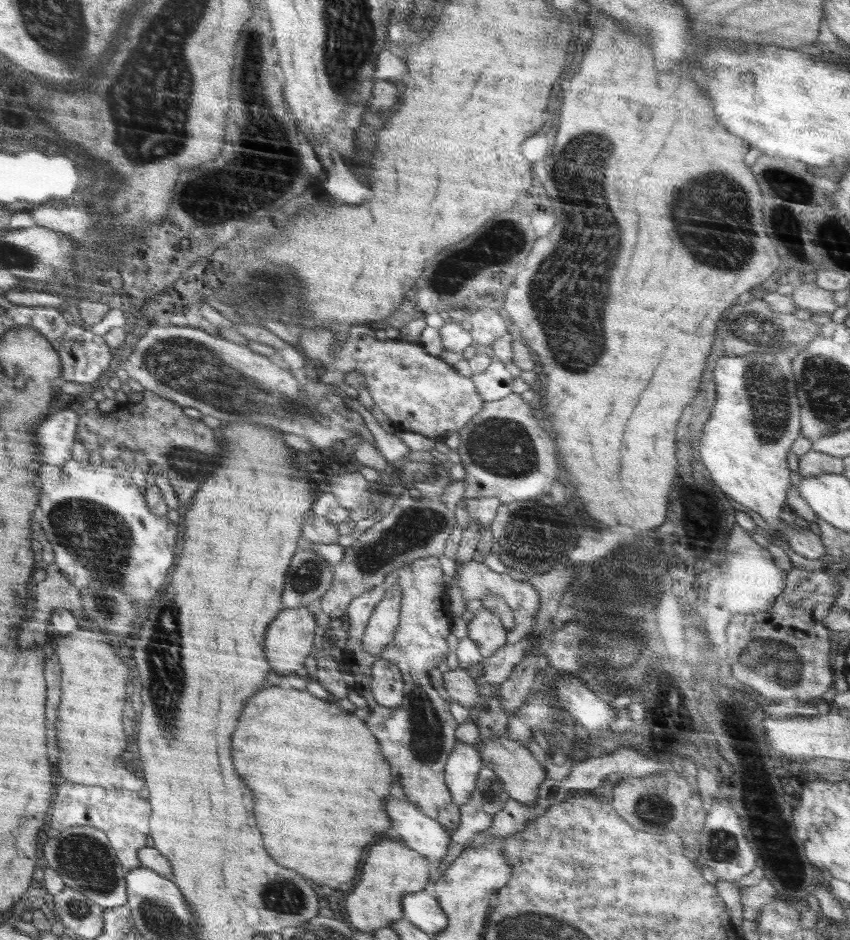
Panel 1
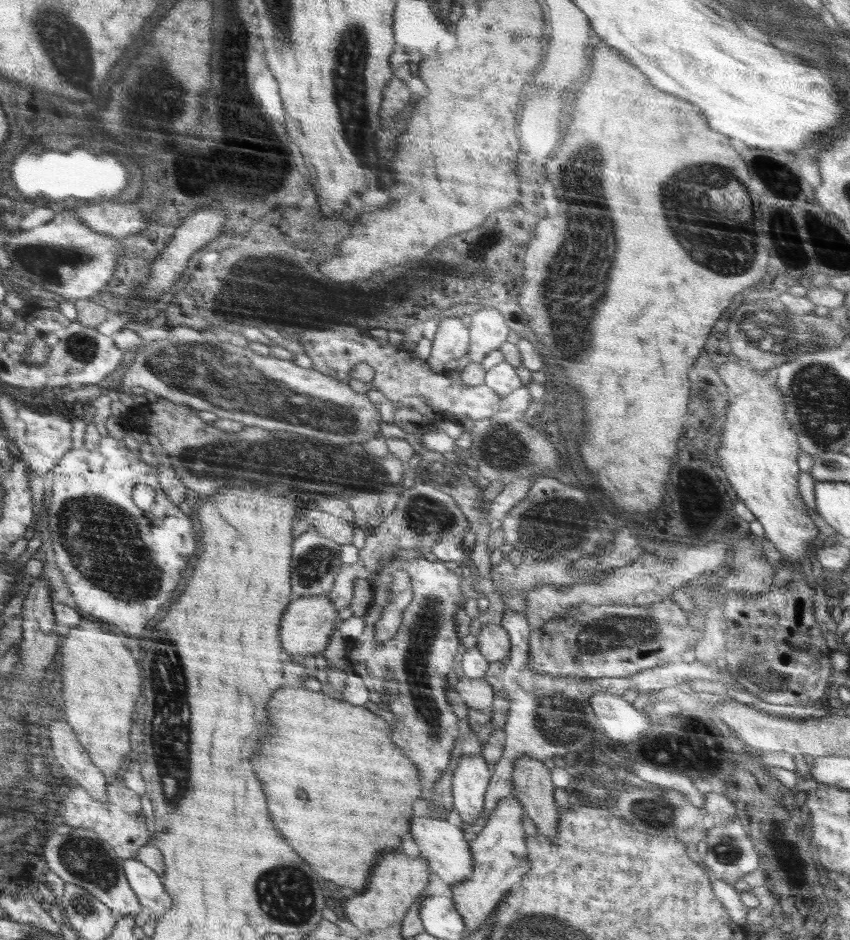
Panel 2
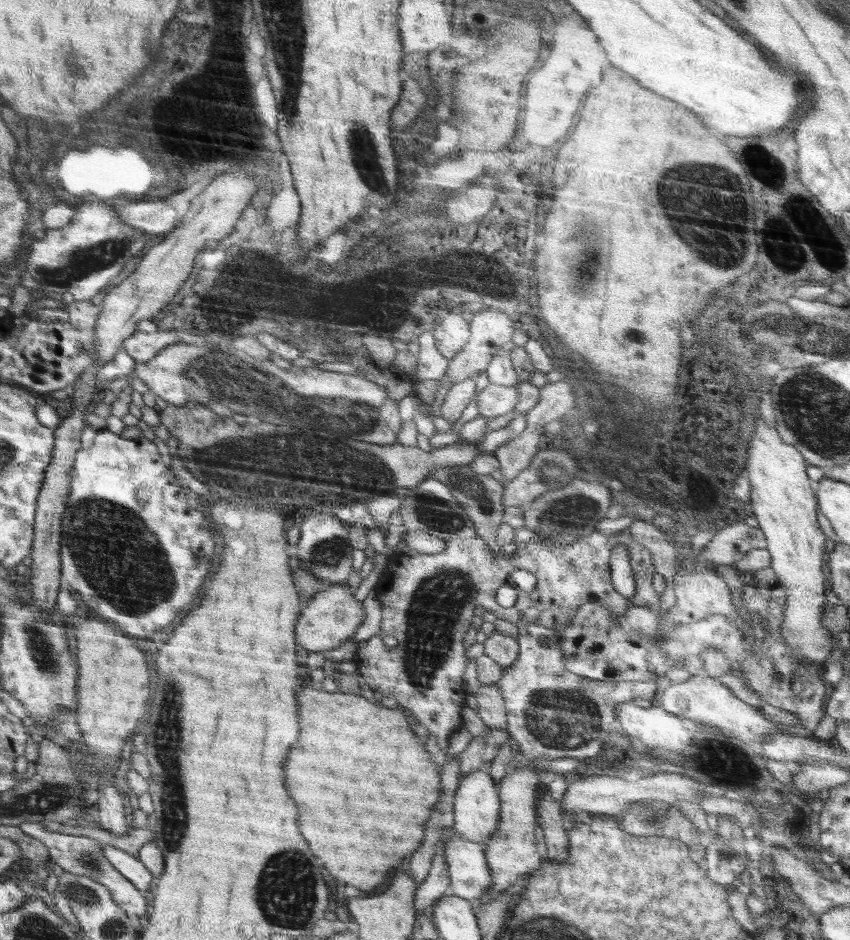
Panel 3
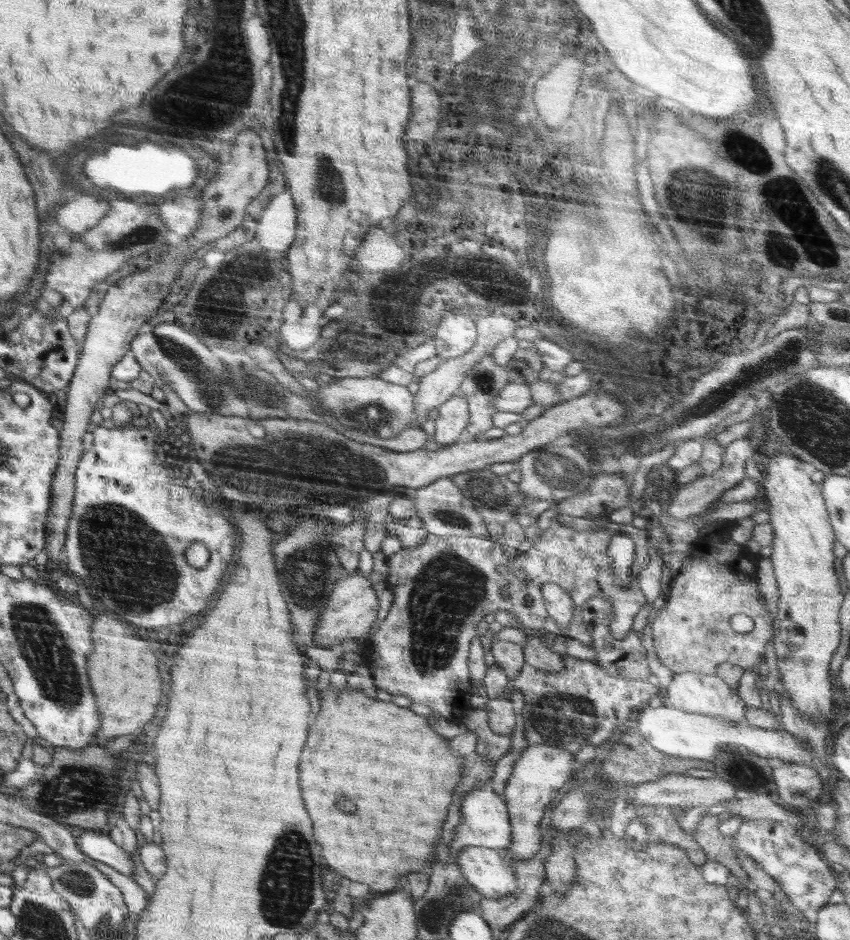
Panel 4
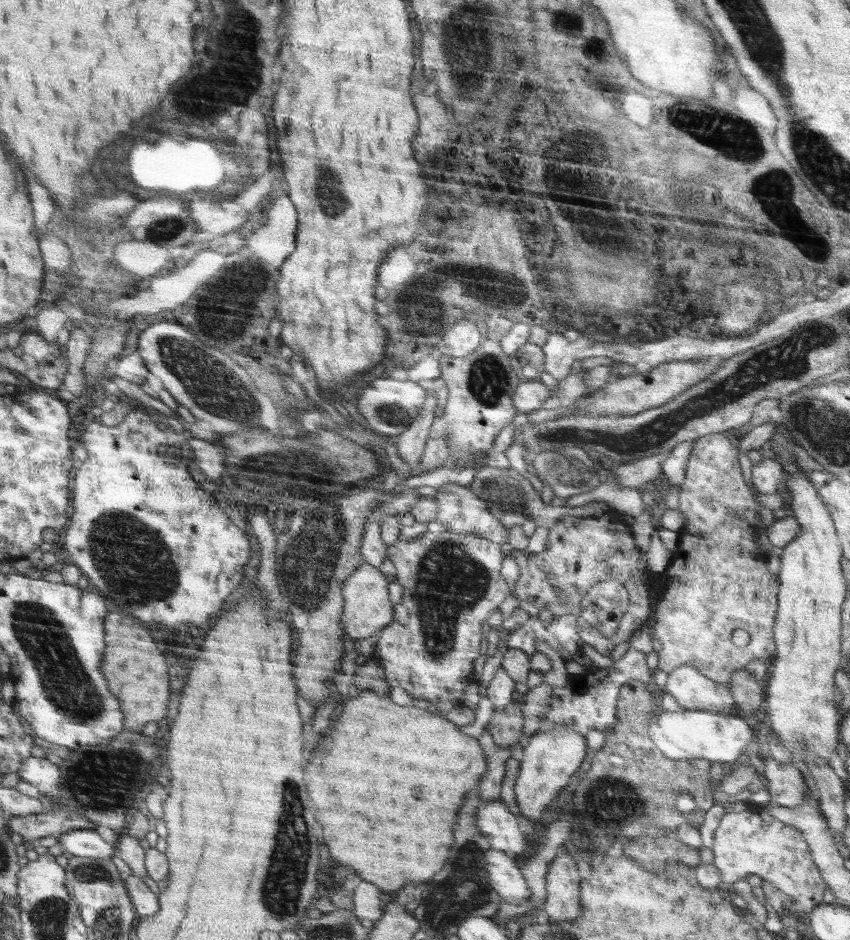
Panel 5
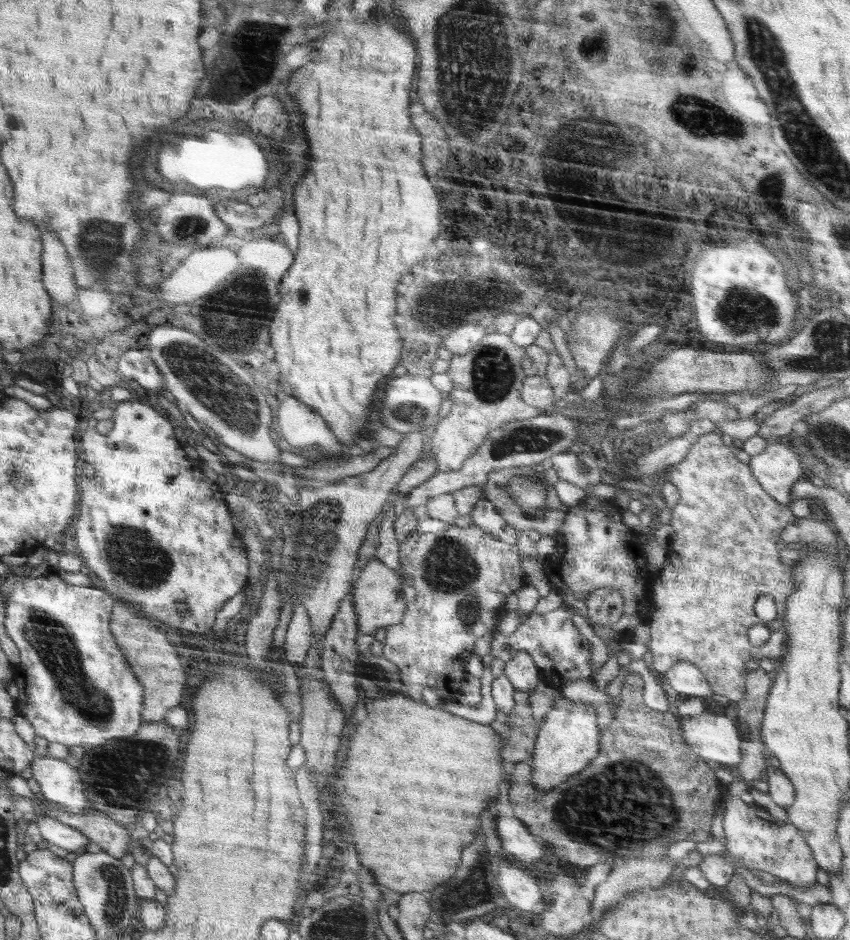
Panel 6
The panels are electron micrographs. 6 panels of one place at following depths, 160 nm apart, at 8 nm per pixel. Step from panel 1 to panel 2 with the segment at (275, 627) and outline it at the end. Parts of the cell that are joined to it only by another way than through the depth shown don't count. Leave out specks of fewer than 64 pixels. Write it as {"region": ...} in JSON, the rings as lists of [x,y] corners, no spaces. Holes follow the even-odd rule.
{"region":[[[304,596],[290,603],[288,610],[284,612],[282,624],[280,624],[280,644],[286,654],[290,654],[292,659],[303,662],[304,658],[326,650],[332,631],[336,630],[336,621],[341,621],[338,617],[339,611],[330,602],[329,596]]]}

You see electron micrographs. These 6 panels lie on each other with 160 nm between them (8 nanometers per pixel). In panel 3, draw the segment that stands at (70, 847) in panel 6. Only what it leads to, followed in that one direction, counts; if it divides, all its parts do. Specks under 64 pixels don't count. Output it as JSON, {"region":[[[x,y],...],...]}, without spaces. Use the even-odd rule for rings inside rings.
{"region":[[[103,845],[103,855],[124,878],[127,878],[137,890],[145,892],[152,888],[155,876],[144,866],[144,863],[131,855],[131,852],[110,845]]]}

